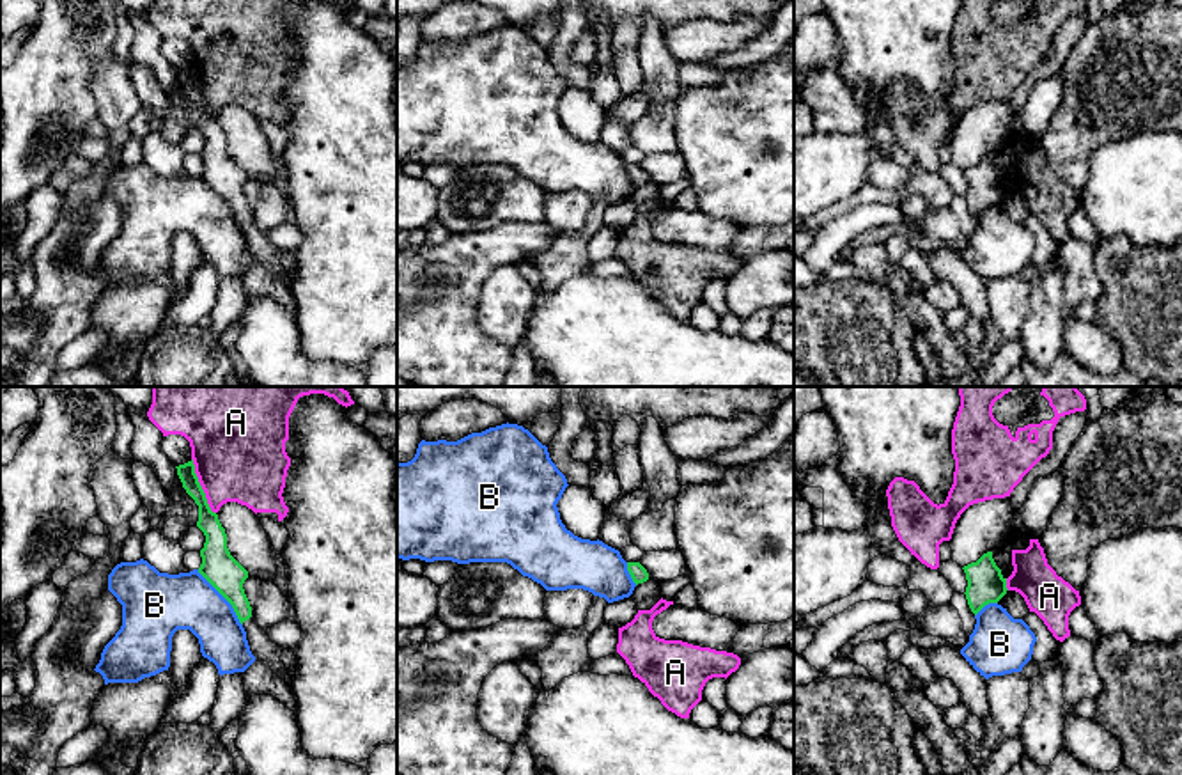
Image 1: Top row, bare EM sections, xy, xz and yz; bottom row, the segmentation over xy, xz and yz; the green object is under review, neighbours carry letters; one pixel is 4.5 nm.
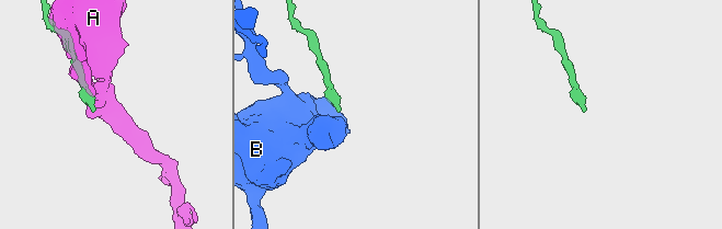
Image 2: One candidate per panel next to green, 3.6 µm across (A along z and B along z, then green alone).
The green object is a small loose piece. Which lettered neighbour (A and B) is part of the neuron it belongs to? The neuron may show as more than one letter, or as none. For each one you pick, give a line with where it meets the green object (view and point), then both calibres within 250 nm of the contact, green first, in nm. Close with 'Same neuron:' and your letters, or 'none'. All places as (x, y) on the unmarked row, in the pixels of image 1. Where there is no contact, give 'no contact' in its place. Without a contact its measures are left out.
Same neuron: none

